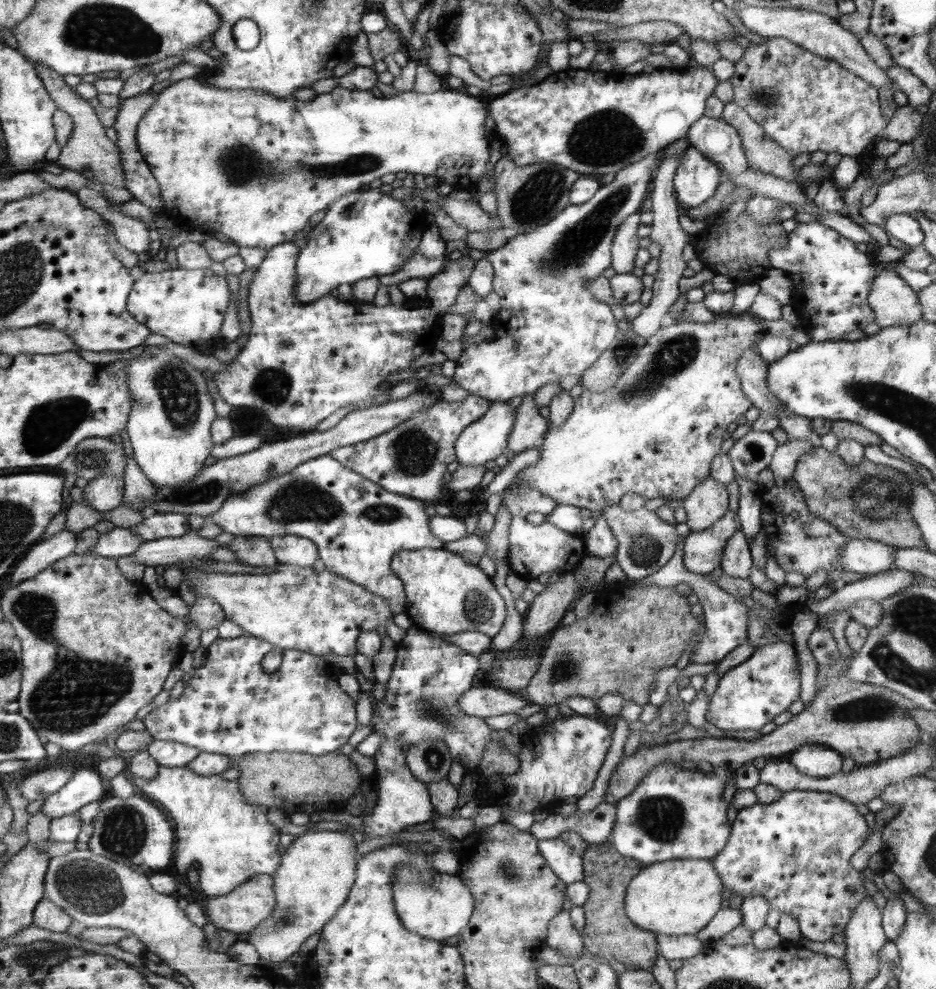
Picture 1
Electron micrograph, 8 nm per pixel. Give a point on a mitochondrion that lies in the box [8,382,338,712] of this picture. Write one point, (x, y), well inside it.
(47, 425)

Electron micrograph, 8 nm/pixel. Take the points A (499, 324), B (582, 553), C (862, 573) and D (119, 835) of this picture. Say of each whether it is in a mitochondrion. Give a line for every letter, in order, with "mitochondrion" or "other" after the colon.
A: other
B: other
C: other
D: mitochondrion

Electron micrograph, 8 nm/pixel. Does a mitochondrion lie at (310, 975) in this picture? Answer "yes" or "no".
no

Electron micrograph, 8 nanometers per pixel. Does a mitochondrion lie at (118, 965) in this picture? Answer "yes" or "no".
no

